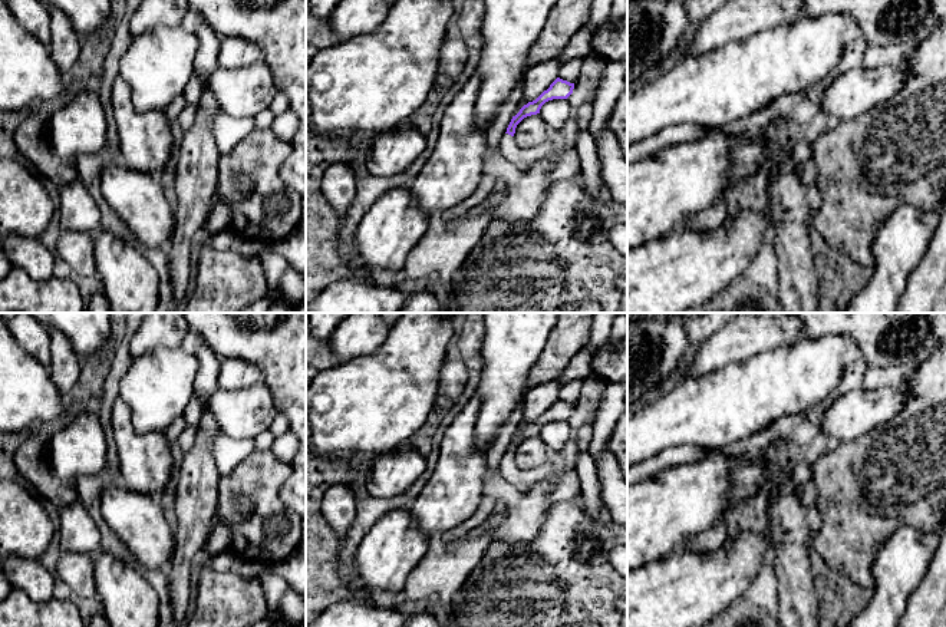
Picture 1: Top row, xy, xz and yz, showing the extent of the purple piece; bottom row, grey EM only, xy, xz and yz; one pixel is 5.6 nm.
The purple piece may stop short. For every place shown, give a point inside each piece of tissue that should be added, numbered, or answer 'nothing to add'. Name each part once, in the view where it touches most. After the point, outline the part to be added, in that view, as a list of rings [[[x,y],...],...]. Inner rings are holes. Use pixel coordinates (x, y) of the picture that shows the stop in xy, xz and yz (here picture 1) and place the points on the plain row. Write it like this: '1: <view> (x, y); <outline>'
1: xz (567, 487); [[[504,455],[500,475],[521,494],[530,491],[535,484],[545,478],[554,478],[556,485],[550,491],[550,499],[553,502],[570,501],[581,495],[577,472],[567,469],[563,473],[556,475],[550,461],[534,469],[520,469],[515,465],[514,458]]]

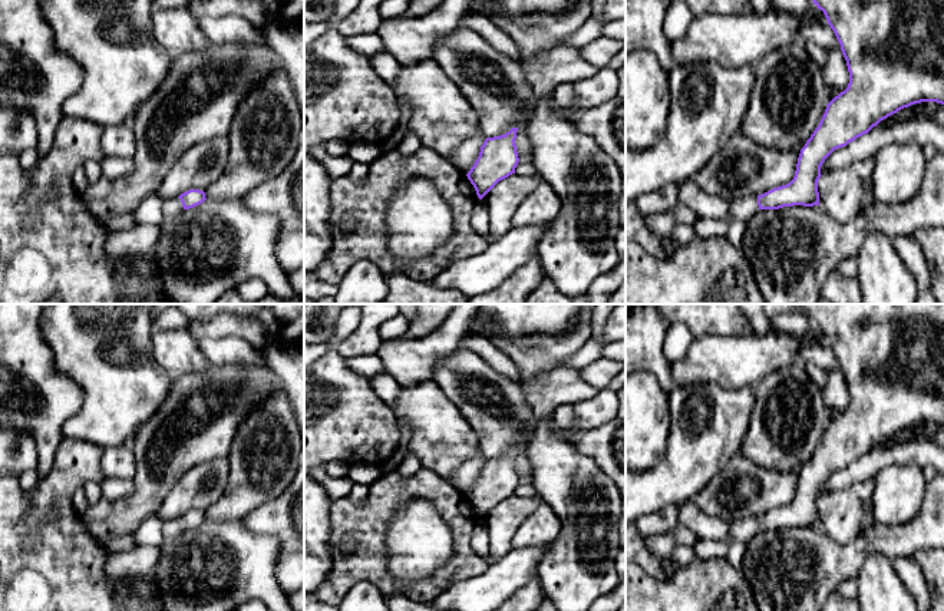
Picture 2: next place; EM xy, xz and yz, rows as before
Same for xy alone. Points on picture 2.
1: xy (171, 528); [[[178,518],[164,521],[162,536],[164,539],[172,539],[184,532],[182,524]]]

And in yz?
1: yz (740, 529); [[[749,516],[745,519],[733,519],[727,522],[729,535],[733,541],[740,541],[747,544],[757,532],[757,516]]]

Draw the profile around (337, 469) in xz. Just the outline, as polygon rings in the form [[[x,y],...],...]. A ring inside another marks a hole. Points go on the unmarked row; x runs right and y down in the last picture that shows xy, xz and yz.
[[[341,460],[330,462],[326,465],[327,475],[334,479],[346,478],[349,470],[350,465]]]

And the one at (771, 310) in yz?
[[[763,304],[763,307],[768,317],[795,311],[805,313],[802,304]]]

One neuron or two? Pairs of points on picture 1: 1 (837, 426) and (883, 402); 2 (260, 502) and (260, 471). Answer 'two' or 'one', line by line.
1: one
2: one

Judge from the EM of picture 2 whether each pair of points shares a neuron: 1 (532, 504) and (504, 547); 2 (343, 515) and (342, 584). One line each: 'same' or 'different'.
1: same
2: same

